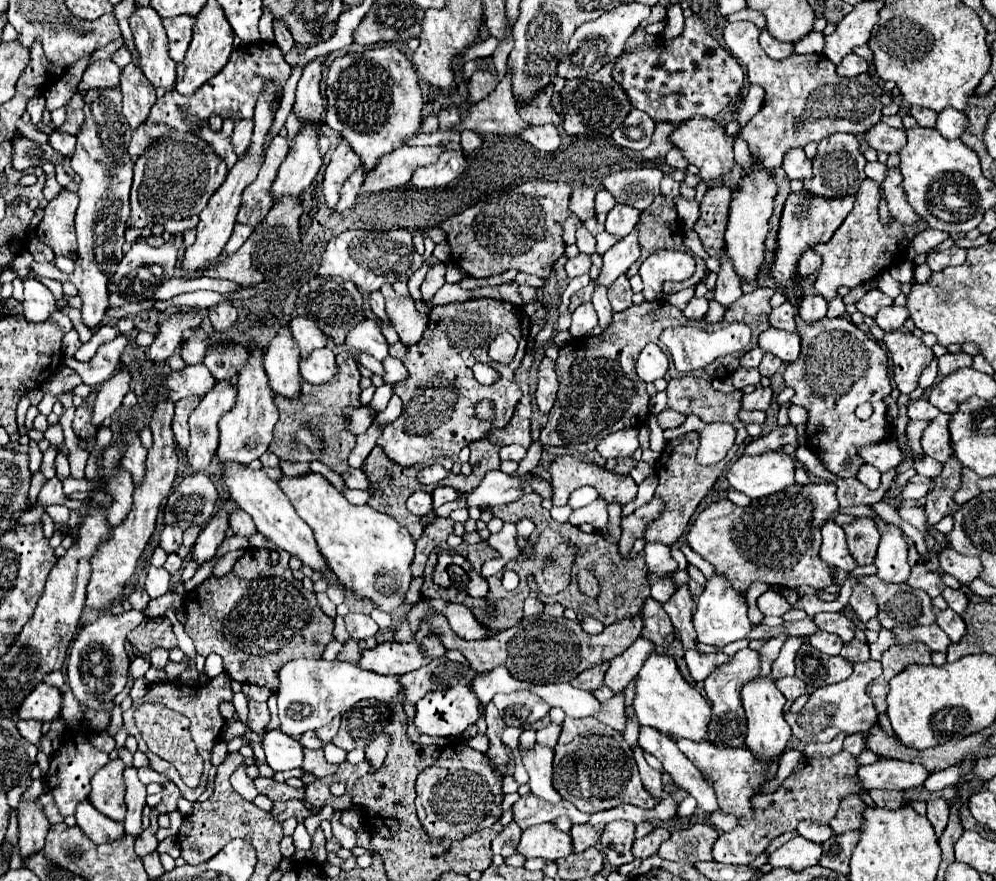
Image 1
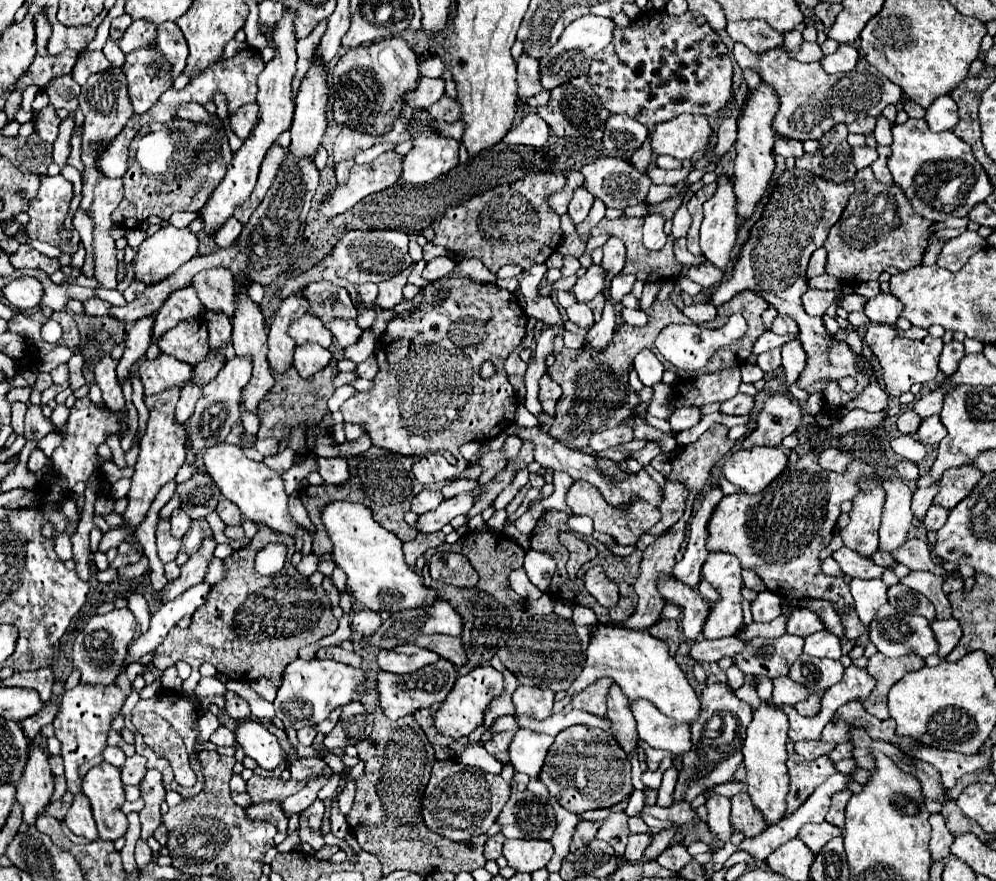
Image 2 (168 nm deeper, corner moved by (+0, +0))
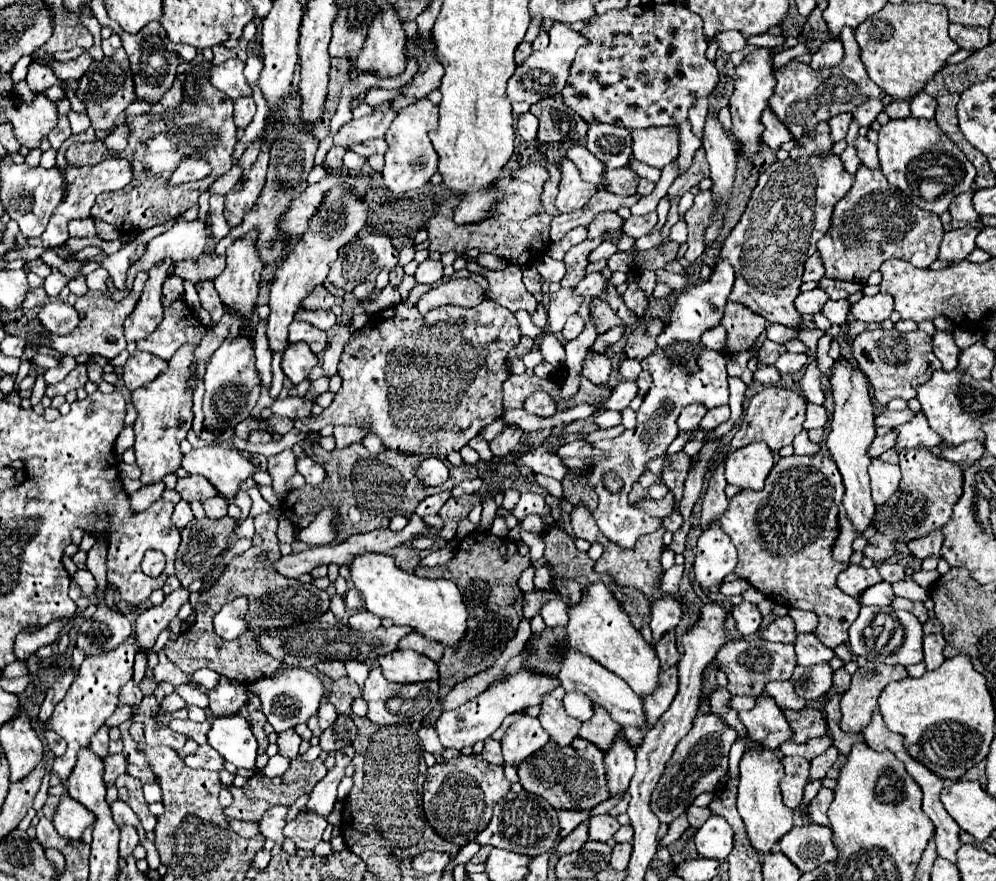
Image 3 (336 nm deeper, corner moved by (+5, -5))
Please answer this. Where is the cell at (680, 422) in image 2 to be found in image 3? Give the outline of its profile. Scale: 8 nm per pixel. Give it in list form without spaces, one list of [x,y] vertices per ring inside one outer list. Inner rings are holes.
[[[691,404],[687,408],[683,408],[679,420],[677,420],[677,426],[681,432],[689,432],[689,430],[697,430],[703,416],[707,414],[707,408],[703,404]]]

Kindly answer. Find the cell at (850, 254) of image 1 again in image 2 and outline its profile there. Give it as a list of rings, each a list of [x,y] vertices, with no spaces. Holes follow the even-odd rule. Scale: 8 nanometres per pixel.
[[[870,167],[856,173],[854,187],[856,191],[850,195],[846,209],[842,211],[838,223],[830,229],[824,243],[824,249],[828,251],[826,273],[846,283],[860,283],[866,279],[878,279],[878,275],[890,265],[902,271],[920,265],[934,233],[930,231],[934,223],[920,217],[912,209],[912,203],[898,185],[880,183]]]

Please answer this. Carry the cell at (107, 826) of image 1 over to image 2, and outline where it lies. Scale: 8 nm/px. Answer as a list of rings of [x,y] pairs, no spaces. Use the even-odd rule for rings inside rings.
[[[82,793],[74,795],[74,803],[68,809],[64,823],[68,825],[68,829],[74,835],[80,835],[88,841],[98,839],[98,831],[94,831],[94,817],[92,817],[92,811],[90,811],[90,803],[88,803],[86,795],[82,795]]]

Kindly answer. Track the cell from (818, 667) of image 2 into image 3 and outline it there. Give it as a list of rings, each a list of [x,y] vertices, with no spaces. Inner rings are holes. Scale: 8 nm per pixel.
[[[827,662],[817,666],[797,666],[789,682],[795,686],[795,692],[805,700],[815,700],[827,694],[833,684],[833,670]]]

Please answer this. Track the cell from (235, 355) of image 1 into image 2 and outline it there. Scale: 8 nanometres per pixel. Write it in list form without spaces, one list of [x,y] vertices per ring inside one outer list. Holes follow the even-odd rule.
[[[206,311],[204,319],[208,323],[208,333],[210,333],[210,349],[218,349],[222,345],[230,343],[230,335],[232,335],[232,323],[230,319],[226,319],[224,313],[220,311]]]

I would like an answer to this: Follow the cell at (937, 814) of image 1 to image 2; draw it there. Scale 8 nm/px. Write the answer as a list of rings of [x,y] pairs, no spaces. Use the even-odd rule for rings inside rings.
[[[940,813],[930,817],[930,825],[932,825],[932,839],[930,839],[932,863],[938,863],[938,861],[944,861],[944,859],[948,859],[952,855],[950,845],[954,841],[954,835],[946,829],[944,817]]]

